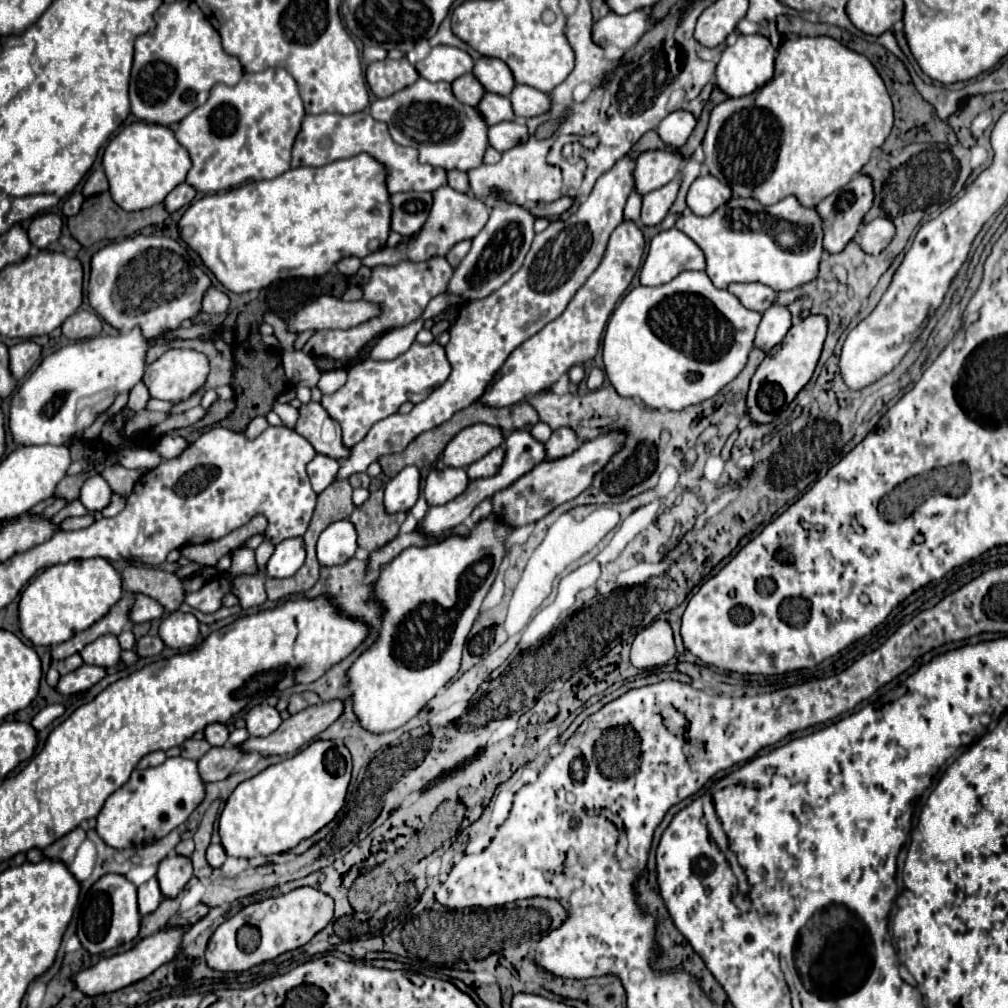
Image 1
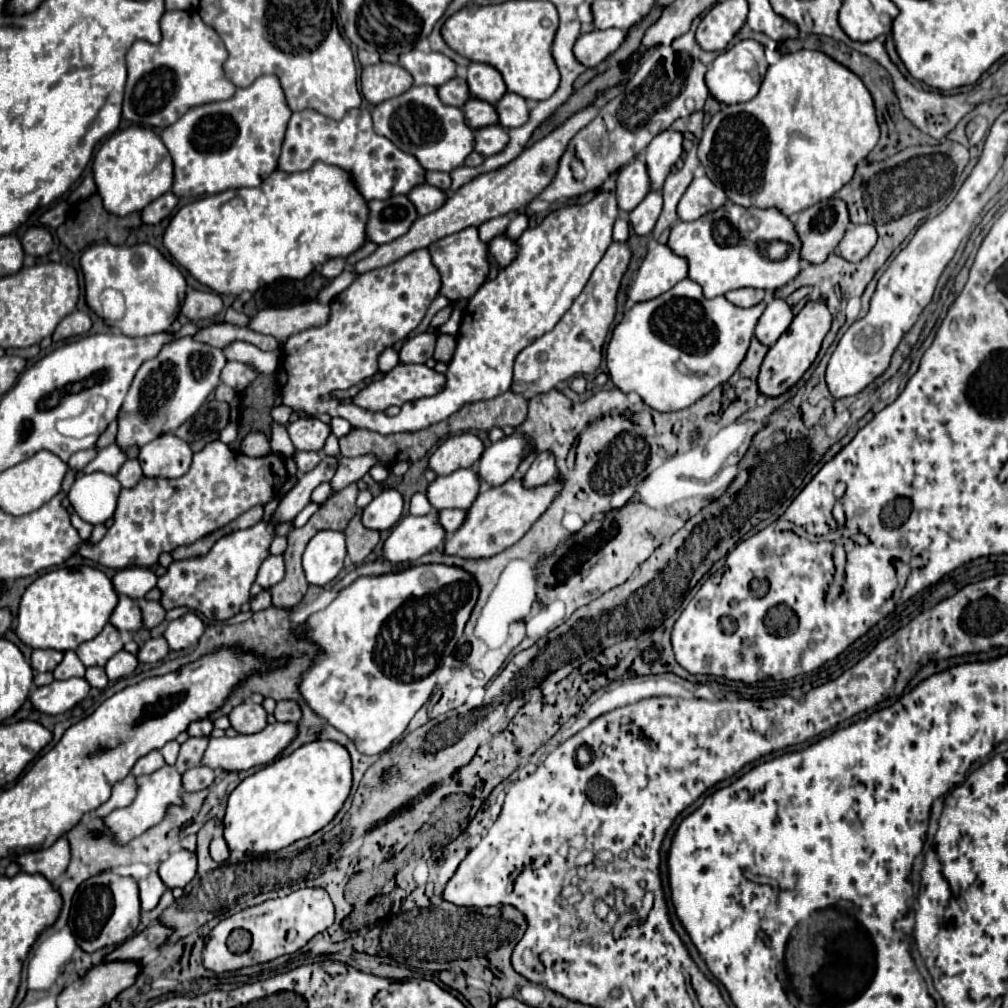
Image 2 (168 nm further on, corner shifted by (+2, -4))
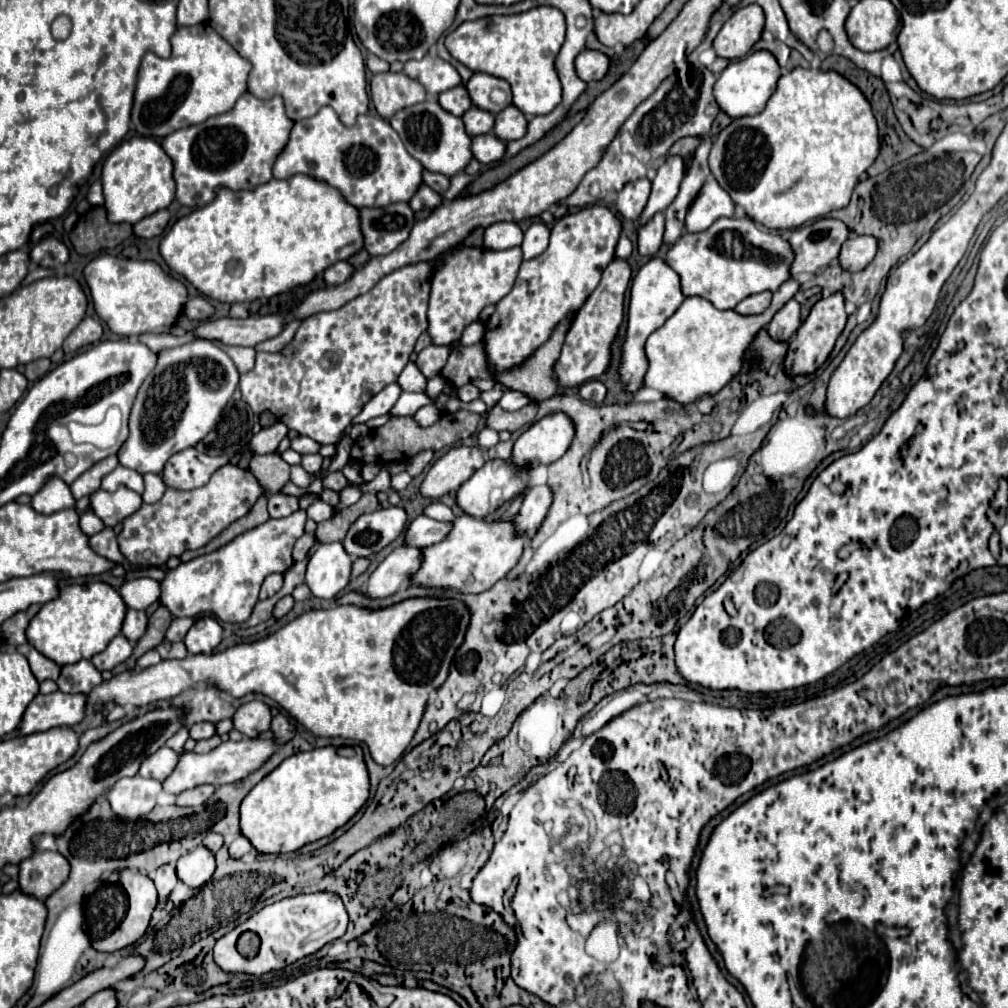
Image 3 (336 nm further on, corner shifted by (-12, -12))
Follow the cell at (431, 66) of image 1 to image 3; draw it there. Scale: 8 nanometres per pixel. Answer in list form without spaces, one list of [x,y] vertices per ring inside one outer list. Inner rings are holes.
[[[428,54],[422,60],[408,60],[404,64],[404,74],[418,80],[426,88],[426,92],[434,96],[462,84],[458,70],[450,62],[442,58],[432,58]]]

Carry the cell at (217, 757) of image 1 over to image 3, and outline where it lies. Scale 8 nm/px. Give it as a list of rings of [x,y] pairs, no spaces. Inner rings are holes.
[[[202,784],[202,786],[196,786],[196,788],[184,790],[182,794],[176,796],[176,804],[178,806],[200,806],[212,796],[214,790],[216,790],[216,786],[212,786],[212,784]]]

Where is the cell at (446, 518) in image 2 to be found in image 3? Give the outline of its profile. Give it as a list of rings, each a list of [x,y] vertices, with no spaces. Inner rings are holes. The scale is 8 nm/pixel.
[[[418,516],[414,522],[410,522],[406,530],[406,544],[426,548],[444,540],[444,536],[448,536],[450,530],[452,522],[436,522],[428,516]]]

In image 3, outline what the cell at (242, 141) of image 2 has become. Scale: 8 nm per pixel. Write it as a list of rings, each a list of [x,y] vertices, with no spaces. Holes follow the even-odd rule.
[[[246,92],[230,112],[172,132],[162,140],[162,148],[174,162],[176,200],[184,206],[200,208],[216,198],[218,188],[244,190],[266,184],[274,178],[272,168],[290,140],[292,124],[280,96],[260,100]]]

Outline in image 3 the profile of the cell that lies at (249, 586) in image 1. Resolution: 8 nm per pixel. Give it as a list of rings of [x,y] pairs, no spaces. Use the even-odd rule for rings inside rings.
[[[284,596],[282,600],[278,600],[278,604],[274,606],[274,618],[282,618],[284,614],[290,612],[292,606],[294,606],[294,598],[292,596]]]

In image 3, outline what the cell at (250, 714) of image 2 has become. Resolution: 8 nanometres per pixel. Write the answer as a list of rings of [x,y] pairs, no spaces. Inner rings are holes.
[[[252,700],[242,704],[236,714],[234,714],[234,728],[238,732],[242,732],[248,738],[258,738],[260,734],[270,730],[270,722],[272,722],[272,714],[270,708],[260,702],[260,700]]]

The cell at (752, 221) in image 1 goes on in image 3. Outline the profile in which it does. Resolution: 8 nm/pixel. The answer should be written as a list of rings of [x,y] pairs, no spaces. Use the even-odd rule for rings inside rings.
[[[748,216],[718,218],[704,232],[684,232],[668,250],[666,262],[680,274],[686,296],[702,296],[718,310],[730,310],[746,296],[764,290],[776,292],[786,280],[790,280],[788,268],[792,264],[792,246],[776,230],[758,228]],[[756,248],[768,252],[772,260],[762,260]]]

